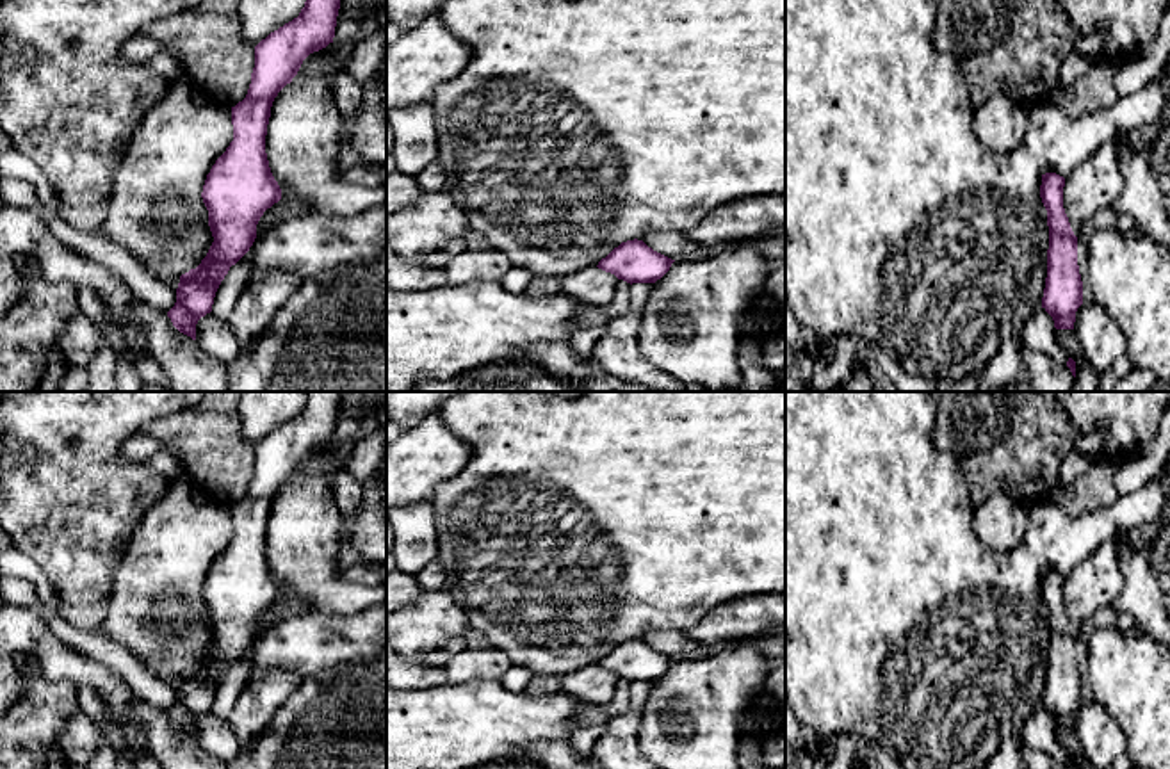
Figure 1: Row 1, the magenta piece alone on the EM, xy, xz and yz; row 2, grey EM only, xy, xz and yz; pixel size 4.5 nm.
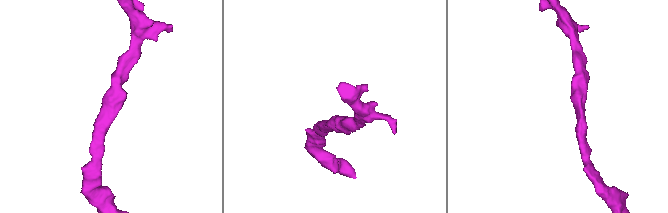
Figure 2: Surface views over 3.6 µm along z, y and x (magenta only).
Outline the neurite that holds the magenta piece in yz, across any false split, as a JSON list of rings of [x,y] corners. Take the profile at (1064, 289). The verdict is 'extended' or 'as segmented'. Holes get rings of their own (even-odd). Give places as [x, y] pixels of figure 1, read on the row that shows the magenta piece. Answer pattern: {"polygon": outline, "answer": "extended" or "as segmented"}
{"polygon": [[[1042,174],[1040,198],[1047,210],[1049,249],[1042,308],[1056,329],[1074,329],[1076,312],[1083,304],[1083,281],[1077,265],[1077,237],[1063,208],[1065,178]]], "answer": "as segmented"}

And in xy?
{"polygon": [[[306,0],[297,18],[255,46],[248,94],[232,107],[233,141],[201,192],[214,242],[201,263],[180,276],[176,303],[167,312],[173,326],[192,340],[230,267],[253,246],[260,217],[281,199],[265,153],[271,107],[303,61],[333,43],[338,9],[340,0]]], "answer": "as segmented"}

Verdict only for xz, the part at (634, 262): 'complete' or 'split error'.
complete

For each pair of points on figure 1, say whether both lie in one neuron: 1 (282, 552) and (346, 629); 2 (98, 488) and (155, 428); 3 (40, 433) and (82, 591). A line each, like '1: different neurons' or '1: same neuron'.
1: different neurons
2: different neurons
3: same neuron

